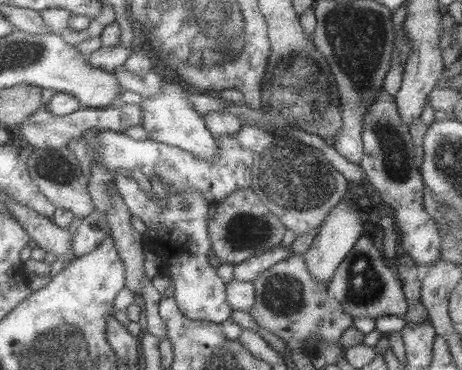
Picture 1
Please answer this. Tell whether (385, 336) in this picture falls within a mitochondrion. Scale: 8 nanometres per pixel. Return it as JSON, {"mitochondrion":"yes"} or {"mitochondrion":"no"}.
{"mitochondrion":"no"}

